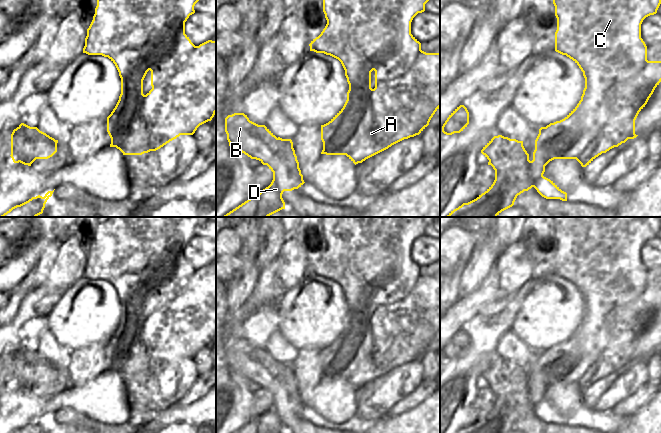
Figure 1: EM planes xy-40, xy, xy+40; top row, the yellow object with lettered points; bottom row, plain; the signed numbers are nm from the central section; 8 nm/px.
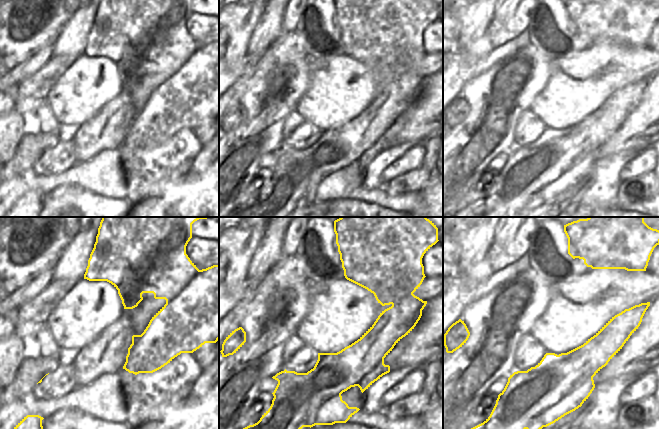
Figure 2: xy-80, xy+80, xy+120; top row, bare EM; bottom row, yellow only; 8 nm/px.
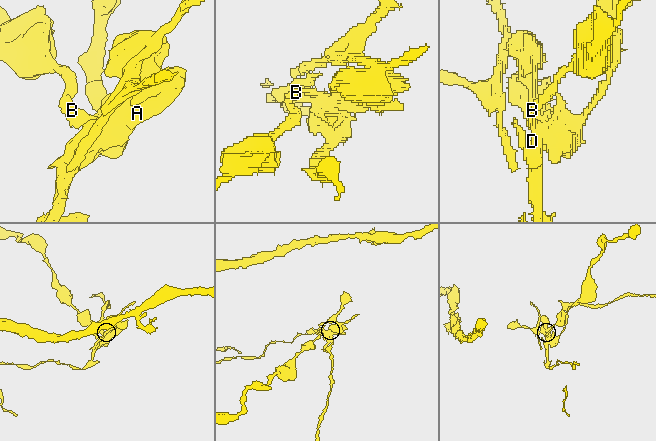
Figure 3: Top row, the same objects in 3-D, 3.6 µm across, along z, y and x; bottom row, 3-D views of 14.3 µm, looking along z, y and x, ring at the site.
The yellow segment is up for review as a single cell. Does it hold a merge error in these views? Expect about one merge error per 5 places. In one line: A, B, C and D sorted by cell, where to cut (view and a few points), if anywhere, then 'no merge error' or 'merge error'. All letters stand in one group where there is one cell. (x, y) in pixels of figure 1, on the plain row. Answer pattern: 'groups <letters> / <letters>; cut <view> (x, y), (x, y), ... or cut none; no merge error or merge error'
groups A C D / B; cut xy+40 (499, 360), (504, 377), (492, 383), (490, 388); merge error

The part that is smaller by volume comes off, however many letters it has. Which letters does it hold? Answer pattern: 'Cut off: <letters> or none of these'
Cut off: A, C, D.

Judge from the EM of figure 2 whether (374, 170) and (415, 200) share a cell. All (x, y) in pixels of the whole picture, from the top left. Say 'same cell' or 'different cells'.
different cells

